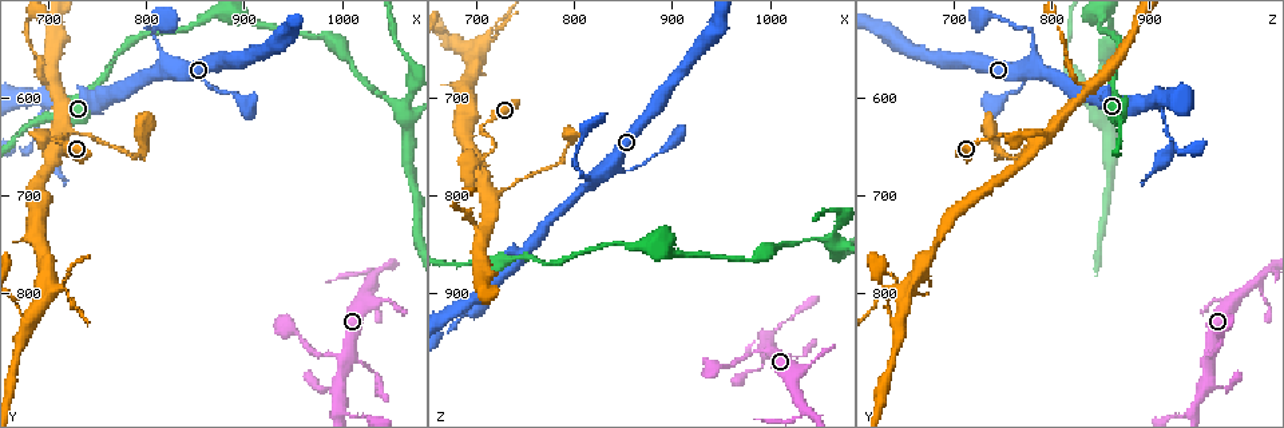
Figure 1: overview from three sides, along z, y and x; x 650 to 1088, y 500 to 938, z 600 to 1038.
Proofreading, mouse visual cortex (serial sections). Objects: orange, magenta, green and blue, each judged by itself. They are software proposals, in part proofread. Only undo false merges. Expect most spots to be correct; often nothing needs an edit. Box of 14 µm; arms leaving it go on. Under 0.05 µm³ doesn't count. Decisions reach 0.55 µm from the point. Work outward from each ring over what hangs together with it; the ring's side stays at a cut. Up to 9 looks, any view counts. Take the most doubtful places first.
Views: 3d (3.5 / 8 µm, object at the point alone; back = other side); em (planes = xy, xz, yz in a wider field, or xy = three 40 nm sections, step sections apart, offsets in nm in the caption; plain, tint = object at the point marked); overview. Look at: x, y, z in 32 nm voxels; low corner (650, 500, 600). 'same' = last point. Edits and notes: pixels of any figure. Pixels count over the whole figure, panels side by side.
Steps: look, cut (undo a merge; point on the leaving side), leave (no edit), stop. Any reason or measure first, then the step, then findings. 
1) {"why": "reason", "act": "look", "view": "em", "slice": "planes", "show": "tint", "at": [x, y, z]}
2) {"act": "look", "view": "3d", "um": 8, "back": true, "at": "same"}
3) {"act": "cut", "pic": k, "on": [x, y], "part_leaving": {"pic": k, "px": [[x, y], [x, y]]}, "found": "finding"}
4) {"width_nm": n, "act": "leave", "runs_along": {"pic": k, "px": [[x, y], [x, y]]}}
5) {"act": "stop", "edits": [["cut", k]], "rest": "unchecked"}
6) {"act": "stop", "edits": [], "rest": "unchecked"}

{"why": "three-way junction", "act": "look", "view": "3d", "um": 8, "at": [690, 645, 920]}

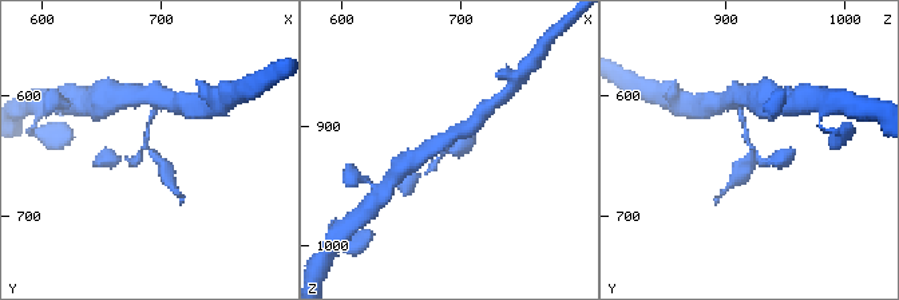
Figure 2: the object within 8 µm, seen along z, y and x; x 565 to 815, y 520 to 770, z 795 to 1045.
{"act": "look", "view": "3d", "um": 3.5, "at": [686, 640, 922]}

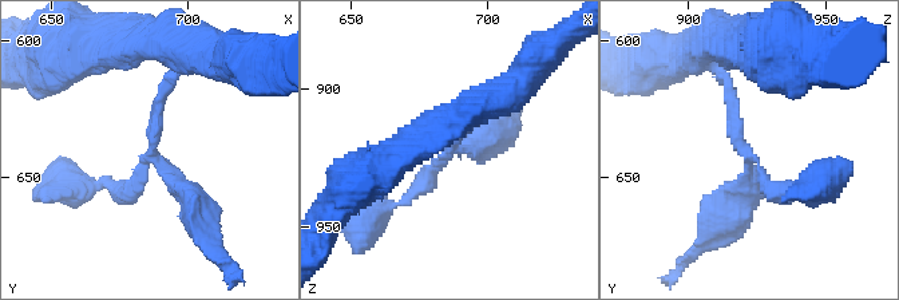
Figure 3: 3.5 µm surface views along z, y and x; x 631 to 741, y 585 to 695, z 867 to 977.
{"arms": 3, "arm_widths_nm": [150, 200, 350], "act": "look", "view": "em", "slice": "xy", "step": 1, "show": "tint", "at": [687, 641, 922]}

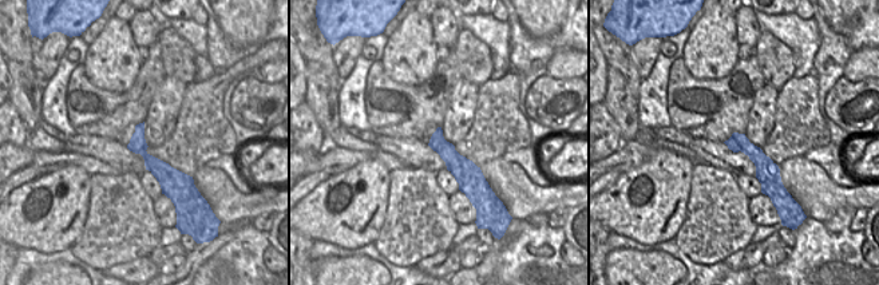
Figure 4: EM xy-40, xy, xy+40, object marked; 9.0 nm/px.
{"width_nm": 170, "act": "leave", "runs_along": {"pic": 4, "px": [[139, 127], [139, 147], [166, 177], [166, 190]]}, "found": "one cell here"}

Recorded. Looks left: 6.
{"why": "thick turns thin", "act": "look", "view": "3d", "um": 3.5, "at": [735, 640, 790]}

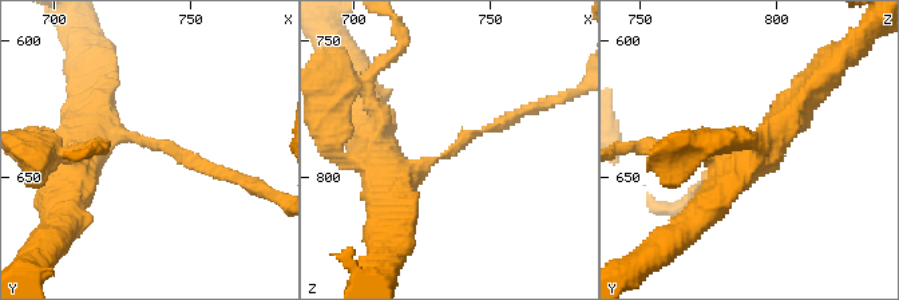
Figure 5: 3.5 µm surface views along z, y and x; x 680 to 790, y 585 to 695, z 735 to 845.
{"arm_widths_nm": [150, 450], "why": "now the EM", "act": "look", "view": "em", "slice": "xy", "step": 1, "show": "tint", "at": [735, 638, 791]}

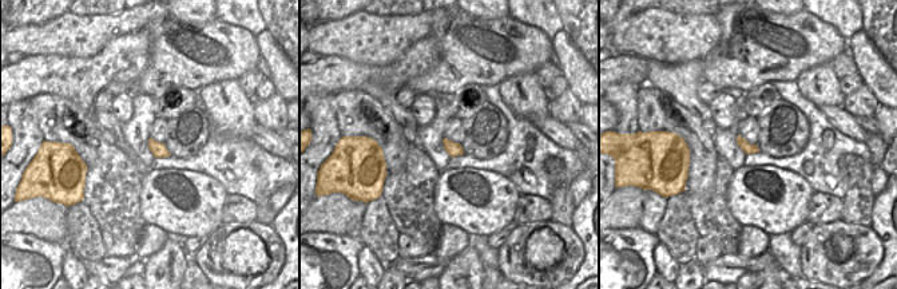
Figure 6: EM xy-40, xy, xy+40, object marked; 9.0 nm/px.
{"why": "another direction", "act": "look", "view": "em", "slice": "xy", "step": 5, "show": "tint", "at": "same"}

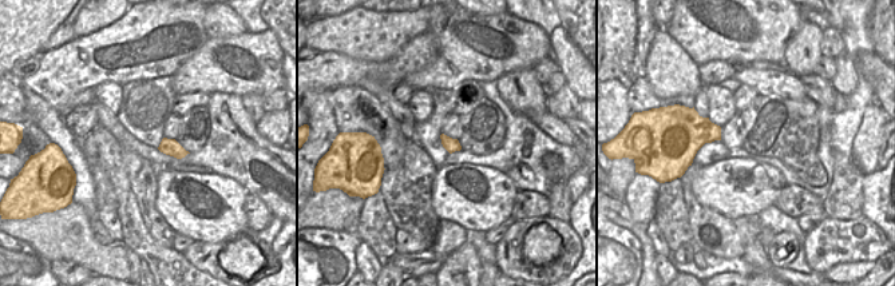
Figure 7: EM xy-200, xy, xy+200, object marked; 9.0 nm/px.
{"act": "leave", "runs_along": {"pic": 5, "px": [[383, 172], [391, 182], [411, 176], [522, 114]]}, "found": "one cell here"}

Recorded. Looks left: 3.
{"why": "small branch off a trunk", "act": "look", "view": "3d", "um": 3.5, "at": [1060, 615, 845]}

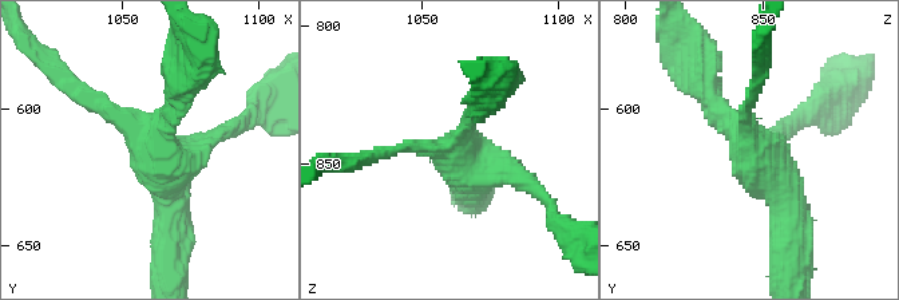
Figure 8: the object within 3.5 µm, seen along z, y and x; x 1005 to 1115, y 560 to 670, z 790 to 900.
{"act": "look", "view": "em", "slice": "xy", "step": 5, "show": "tint", "at": [1059, 614, 846]}

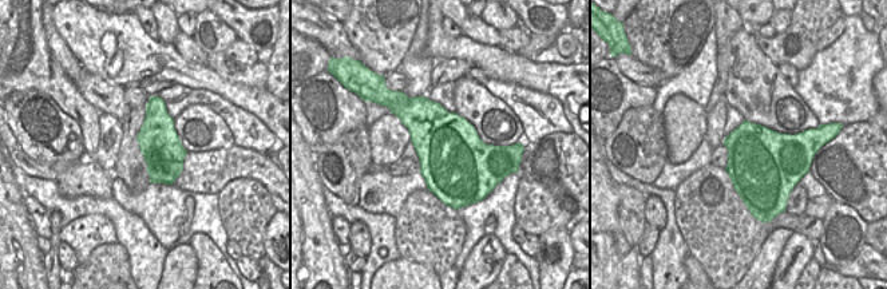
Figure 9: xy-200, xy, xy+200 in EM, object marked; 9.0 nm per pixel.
{"arms": 4, "arm_widths_nm": [150, 200, 250, 450], "act": "leave", "runs_along": {"pic": 8, "px": [[76, 87], [166, 165], [170, 218]]}, "found": "continuous, no second cell"}

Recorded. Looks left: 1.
{"act": "stop", "edits": [], "rest": "unchecked"}

